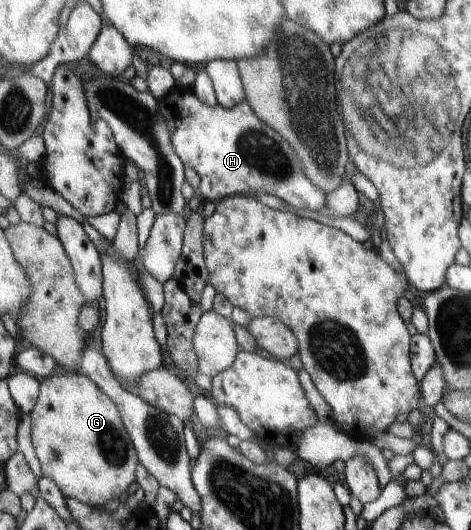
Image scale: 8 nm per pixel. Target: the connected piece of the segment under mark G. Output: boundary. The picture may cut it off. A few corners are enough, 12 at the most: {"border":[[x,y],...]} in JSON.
{"border":[[57,373],[29,413],[44,477],[92,508],[137,481],[116,405]]}

